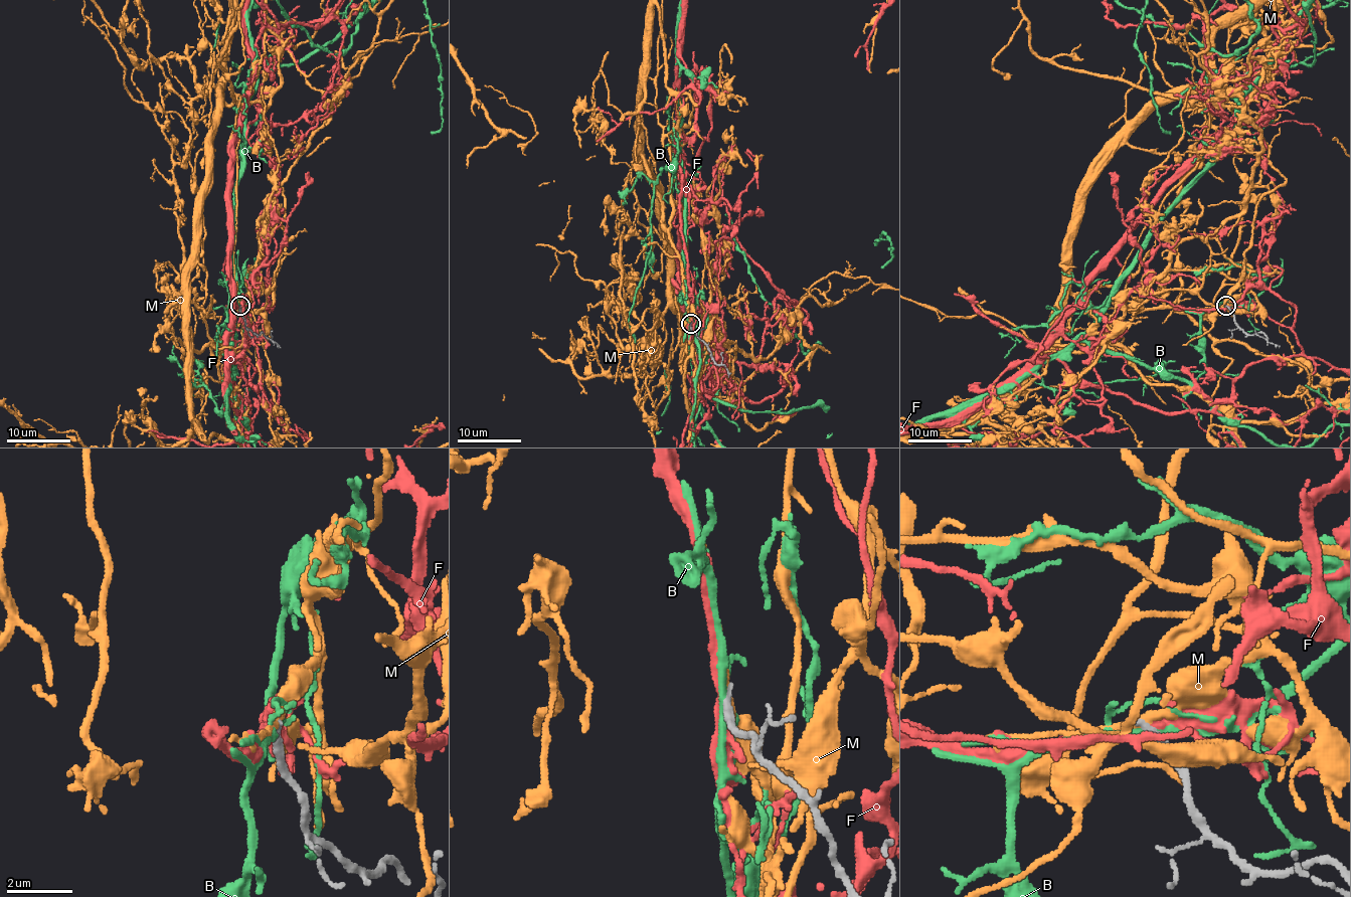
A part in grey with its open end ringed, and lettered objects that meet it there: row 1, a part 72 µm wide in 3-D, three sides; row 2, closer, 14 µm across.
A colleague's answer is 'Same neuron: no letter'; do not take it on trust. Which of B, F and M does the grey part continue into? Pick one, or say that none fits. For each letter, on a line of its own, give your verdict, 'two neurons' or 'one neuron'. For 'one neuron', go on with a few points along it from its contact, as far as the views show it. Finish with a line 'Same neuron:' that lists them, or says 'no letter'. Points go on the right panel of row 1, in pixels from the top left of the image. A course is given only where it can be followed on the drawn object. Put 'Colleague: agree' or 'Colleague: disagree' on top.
Colleague: agree
B: two neurons
F: two neurons
M: two neurons
Same neuron: no letter

